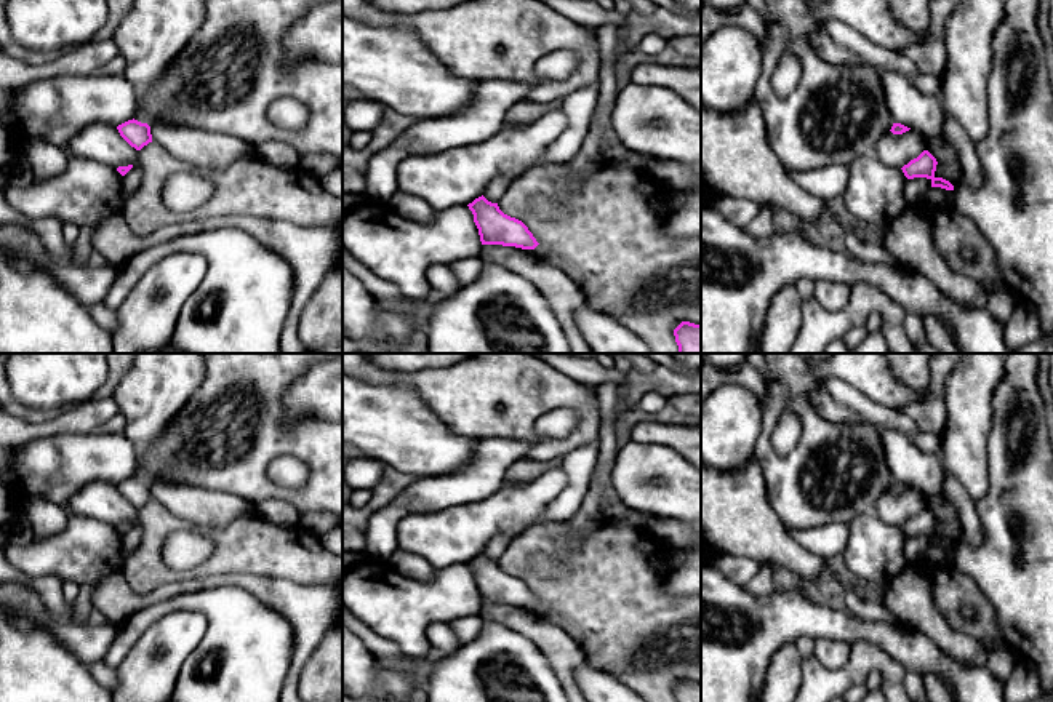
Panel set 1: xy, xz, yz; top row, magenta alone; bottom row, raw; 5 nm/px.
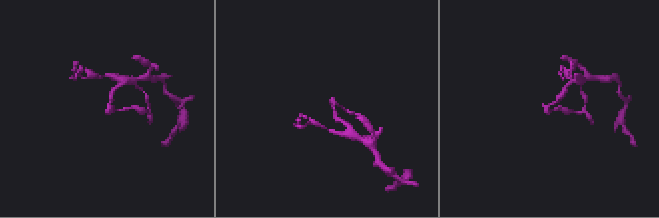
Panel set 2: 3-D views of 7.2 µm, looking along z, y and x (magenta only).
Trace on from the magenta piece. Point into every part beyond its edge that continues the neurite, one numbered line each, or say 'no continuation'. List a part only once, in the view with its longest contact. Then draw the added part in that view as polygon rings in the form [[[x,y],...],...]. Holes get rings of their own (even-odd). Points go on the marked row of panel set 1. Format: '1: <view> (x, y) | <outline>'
no continuation

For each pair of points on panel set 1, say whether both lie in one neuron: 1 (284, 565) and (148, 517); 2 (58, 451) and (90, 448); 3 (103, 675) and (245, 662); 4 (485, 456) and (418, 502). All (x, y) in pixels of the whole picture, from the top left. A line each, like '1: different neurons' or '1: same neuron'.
1: same neuron
2: same neuron
3: different neurons
4: same neuron

